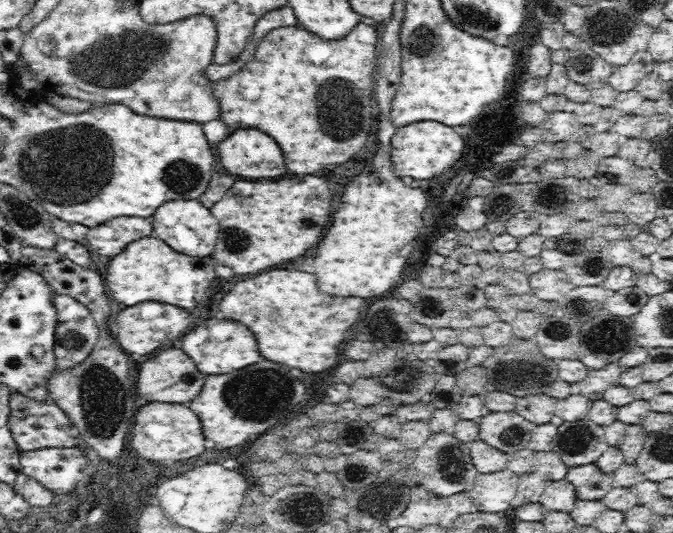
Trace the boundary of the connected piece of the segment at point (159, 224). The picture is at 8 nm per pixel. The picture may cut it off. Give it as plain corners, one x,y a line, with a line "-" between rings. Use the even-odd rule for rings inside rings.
170,200
164,202
154,212
154,230
152,236
168,242
174,250
184,254
205,257
212,255
218,236
218,219
210,212
204,203
198,200

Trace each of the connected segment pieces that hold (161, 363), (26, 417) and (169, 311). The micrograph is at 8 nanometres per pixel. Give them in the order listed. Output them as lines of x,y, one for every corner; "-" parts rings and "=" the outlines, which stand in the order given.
178,348
160,350
154,358
146,360
140,366
138,374
138,396
146,398
148,402
176,402
184,404
194,400
204,386
204,374
200,374
194,362
=
11,394
9,400
9,427
14,440
21,451
40,450
43,448
72,448
77,446
77,434
68,415
58,406
50,404
49,399
36,402
23,394
=
140,302
136,306
128,306
118,314
118,340
123,350
134,354
150,354
156,348
162,348
162,344
170,344
176,338
184,336
194,328
194,318
188,310
182,310
178,306
162,304
162,302

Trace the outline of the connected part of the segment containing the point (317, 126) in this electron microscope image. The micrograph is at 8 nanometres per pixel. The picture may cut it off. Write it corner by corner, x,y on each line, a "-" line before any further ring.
362,22
336,42
326,42
299,25
272,30
258,42
253,58
244,69
214,81
214,96
220,98
222,104
222,120
234,130
254,126
270,134
282,148
286,172
294,176
314,174
318,168
326,168
326,164
344,164
364,148
370,136
376,36
376,28

